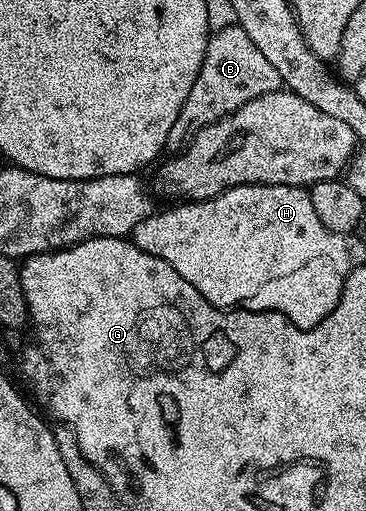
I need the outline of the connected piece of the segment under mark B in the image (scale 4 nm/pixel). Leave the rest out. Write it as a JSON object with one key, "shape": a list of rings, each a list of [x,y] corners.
{"shape":[[[241,26],[223,28],[210,37],[203,64],[199,68],[199,76],[195,76],[195,84],[191,84],[191,92],[187,92],[187,100],[183,100],[179,116],[175,116],[175,124],[171,124],[171,132],[165,141],[165,150],[184,150],[200,130],[207,128],[207,124],[223,120],[223,116],[243,108],[247,100],[255,100],[255,96],[280,90],[282,86],[279,72],[275,72],[275,64],[270,64],[267,56],[263,56],[263,52],[255,48],[251,36],[247,36],[247,32],[243,32]]]}

